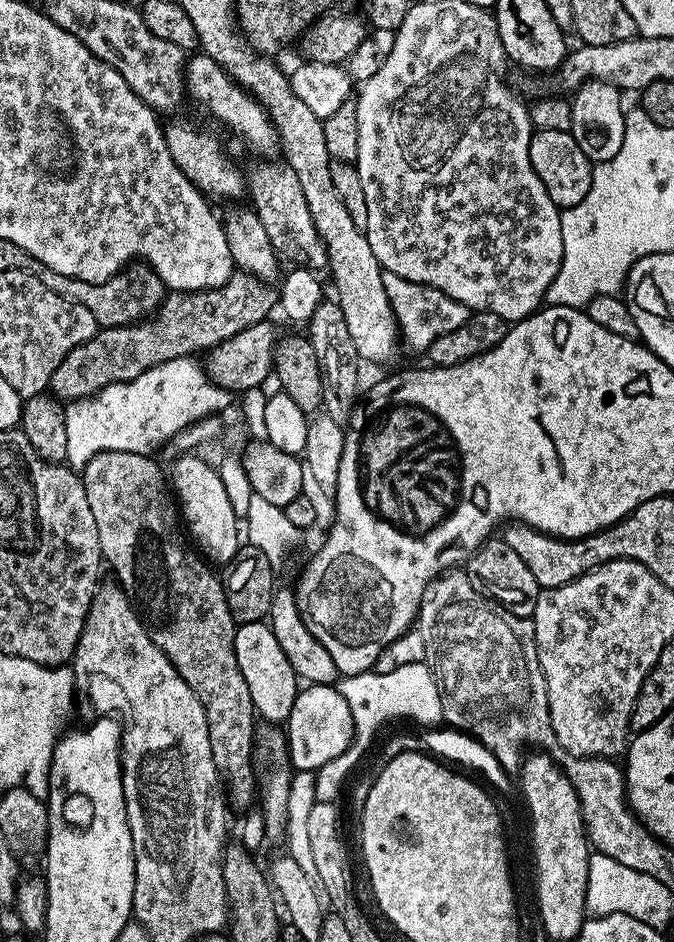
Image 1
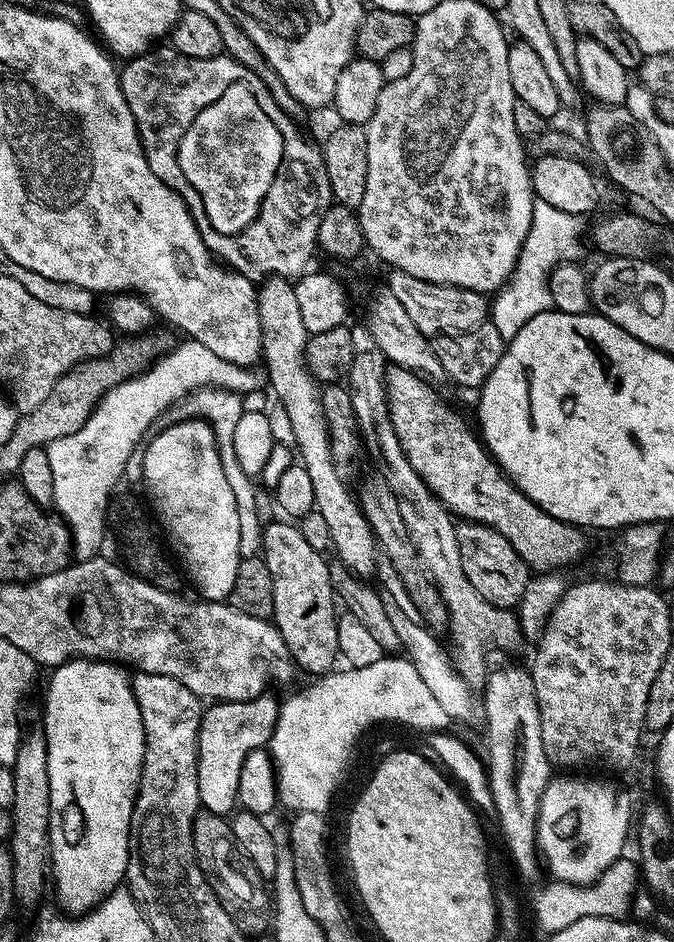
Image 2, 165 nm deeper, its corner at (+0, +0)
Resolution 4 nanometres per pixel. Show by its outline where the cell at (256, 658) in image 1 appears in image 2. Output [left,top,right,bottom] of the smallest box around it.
[196,692,279,816]

